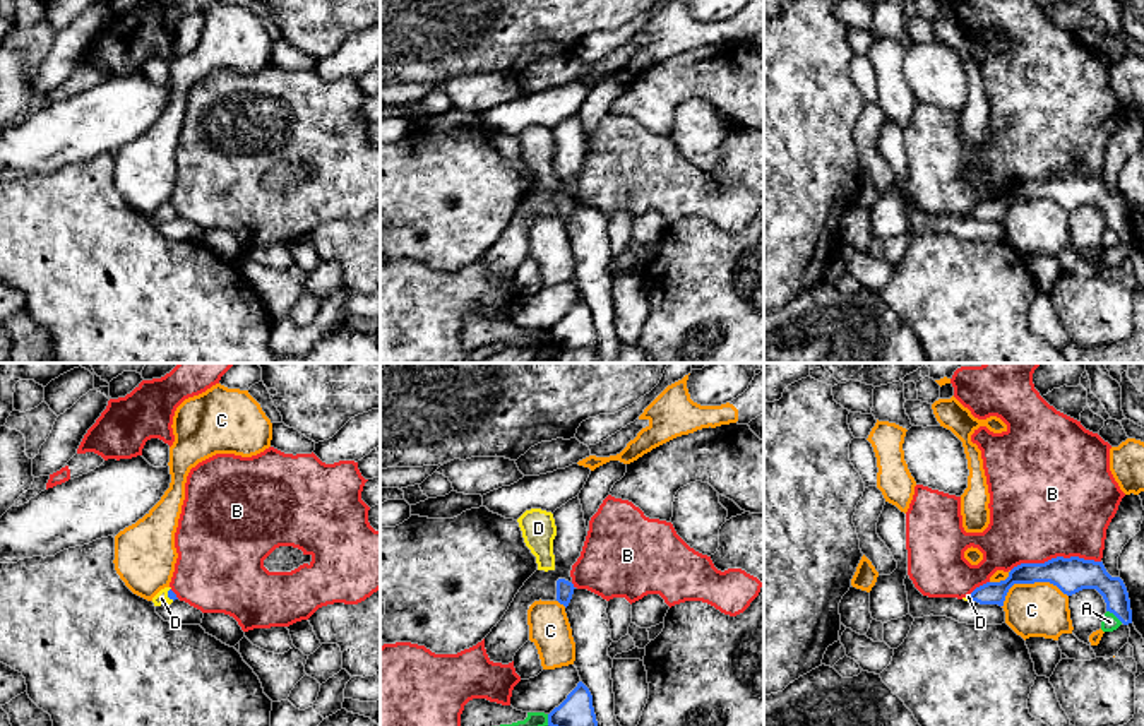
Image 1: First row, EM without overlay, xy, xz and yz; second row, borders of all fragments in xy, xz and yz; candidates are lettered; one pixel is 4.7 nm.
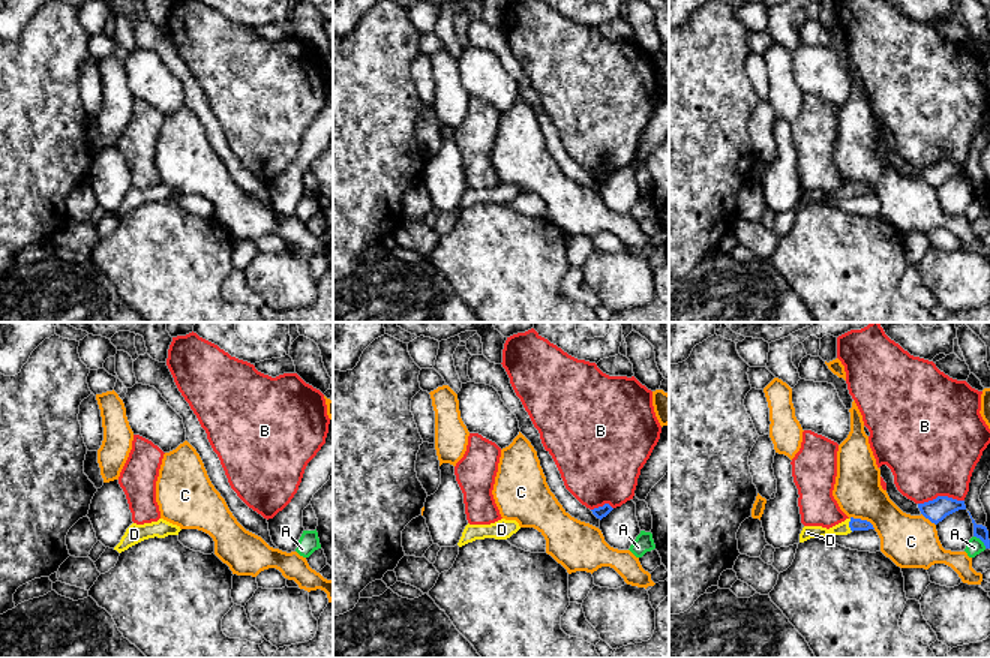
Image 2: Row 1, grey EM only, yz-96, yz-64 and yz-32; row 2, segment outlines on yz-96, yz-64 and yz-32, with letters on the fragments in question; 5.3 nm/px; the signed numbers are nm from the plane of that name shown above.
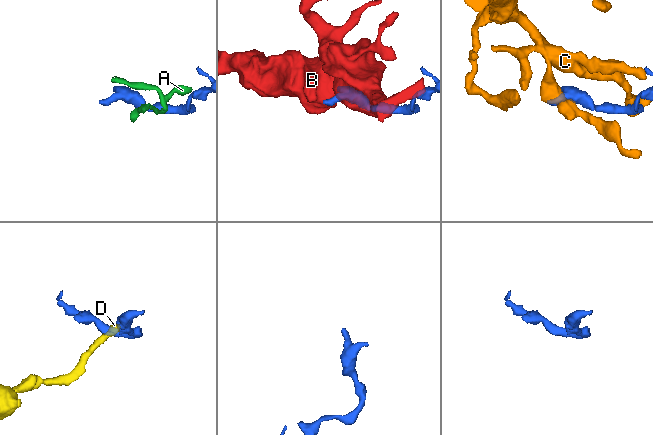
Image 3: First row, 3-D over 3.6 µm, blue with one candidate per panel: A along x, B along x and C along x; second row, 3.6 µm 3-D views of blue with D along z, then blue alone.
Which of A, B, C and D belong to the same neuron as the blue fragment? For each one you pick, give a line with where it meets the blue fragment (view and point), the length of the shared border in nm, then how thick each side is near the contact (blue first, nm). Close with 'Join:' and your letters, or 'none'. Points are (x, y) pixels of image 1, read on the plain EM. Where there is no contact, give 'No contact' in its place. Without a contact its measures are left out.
D: Touches blue at xy (168, 211). Shared border 70 nm. Thickness 40 nm (blue) against 60 nm
Join: D

